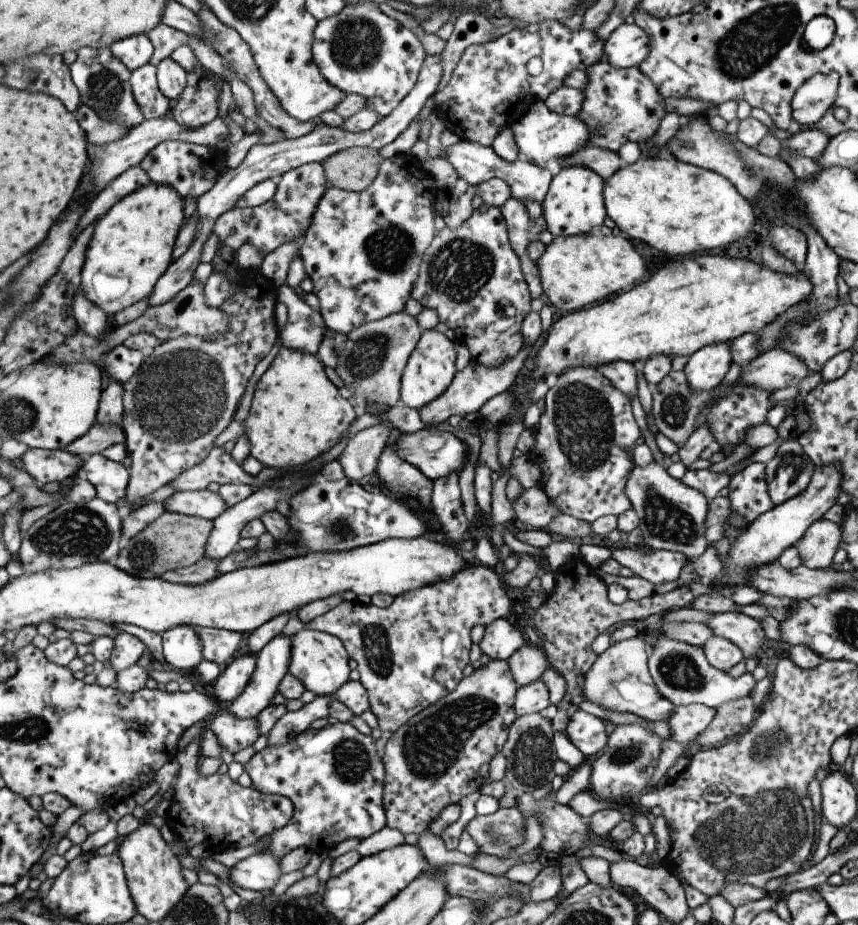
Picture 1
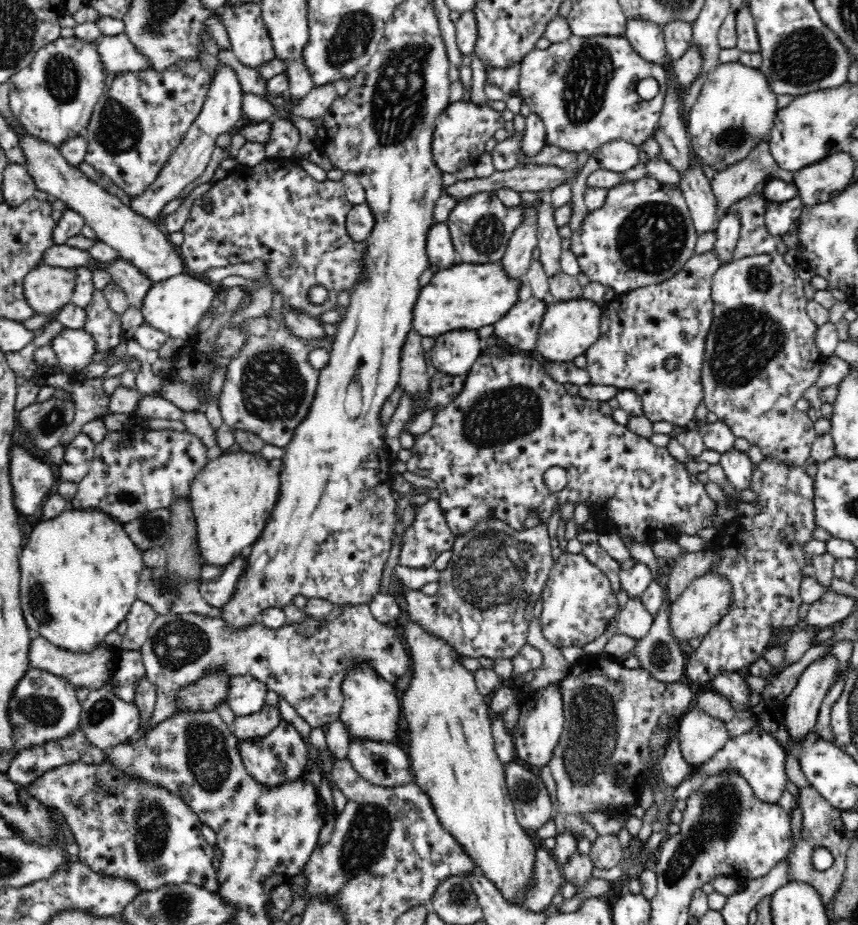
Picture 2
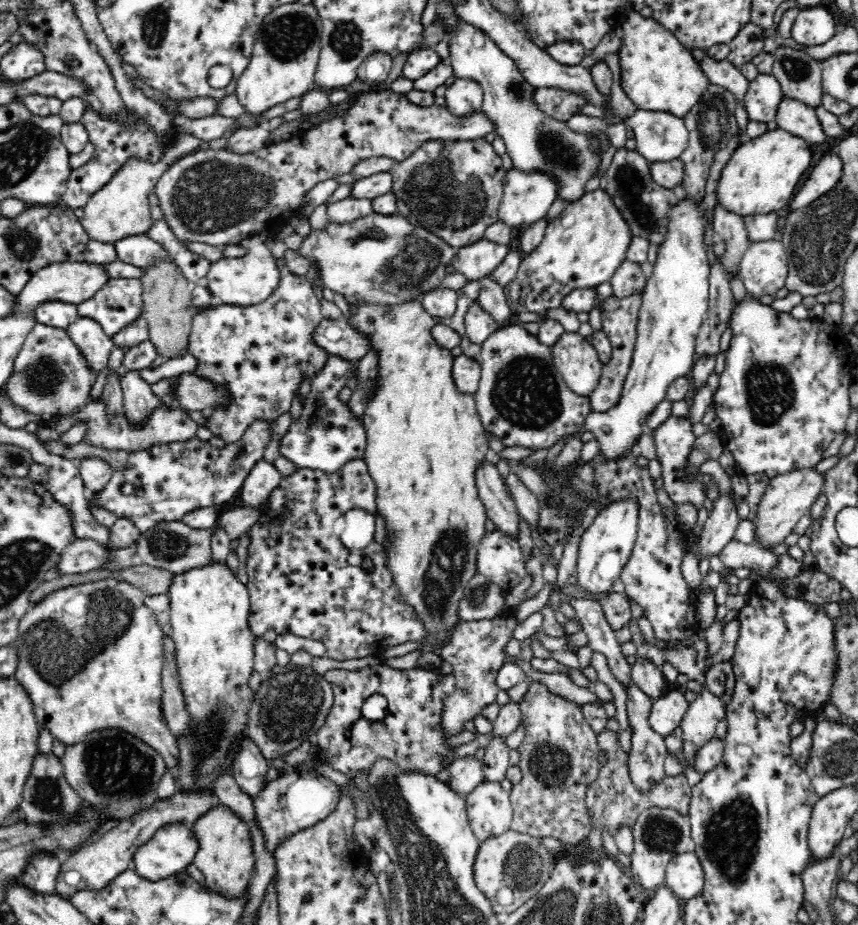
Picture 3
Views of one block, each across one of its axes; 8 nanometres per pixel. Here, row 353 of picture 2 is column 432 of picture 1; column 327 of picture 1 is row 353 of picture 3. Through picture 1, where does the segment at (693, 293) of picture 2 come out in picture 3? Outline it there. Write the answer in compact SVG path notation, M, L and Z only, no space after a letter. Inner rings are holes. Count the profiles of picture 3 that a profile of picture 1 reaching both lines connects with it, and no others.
M632 293L623 297L617 297L613 294L601 302L599 308L601 314L601 329L606 333L611 344L610 360L603 363L603 369L599 383L590 393L590 404L593 414L603 413L614 408L622 398L622 388L628 378L634 346L637 338L637 324L639 310L642 302L642 293Z

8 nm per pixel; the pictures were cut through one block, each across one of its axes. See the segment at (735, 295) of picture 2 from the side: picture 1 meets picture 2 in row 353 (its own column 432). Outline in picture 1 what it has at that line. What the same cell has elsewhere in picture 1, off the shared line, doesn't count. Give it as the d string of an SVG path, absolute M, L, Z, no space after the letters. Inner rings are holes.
M490 660L473 669L469 676L461 678L449 694L421 709L387 735L383 756L380 757L384 770L381 806L387 827L398 830L402 835L420 834L429 828L443 808L458 804L462 797L479 790L485 781L477 775L479 766L501 752L509 725L515 720L513 702L516 690L507 662Z

